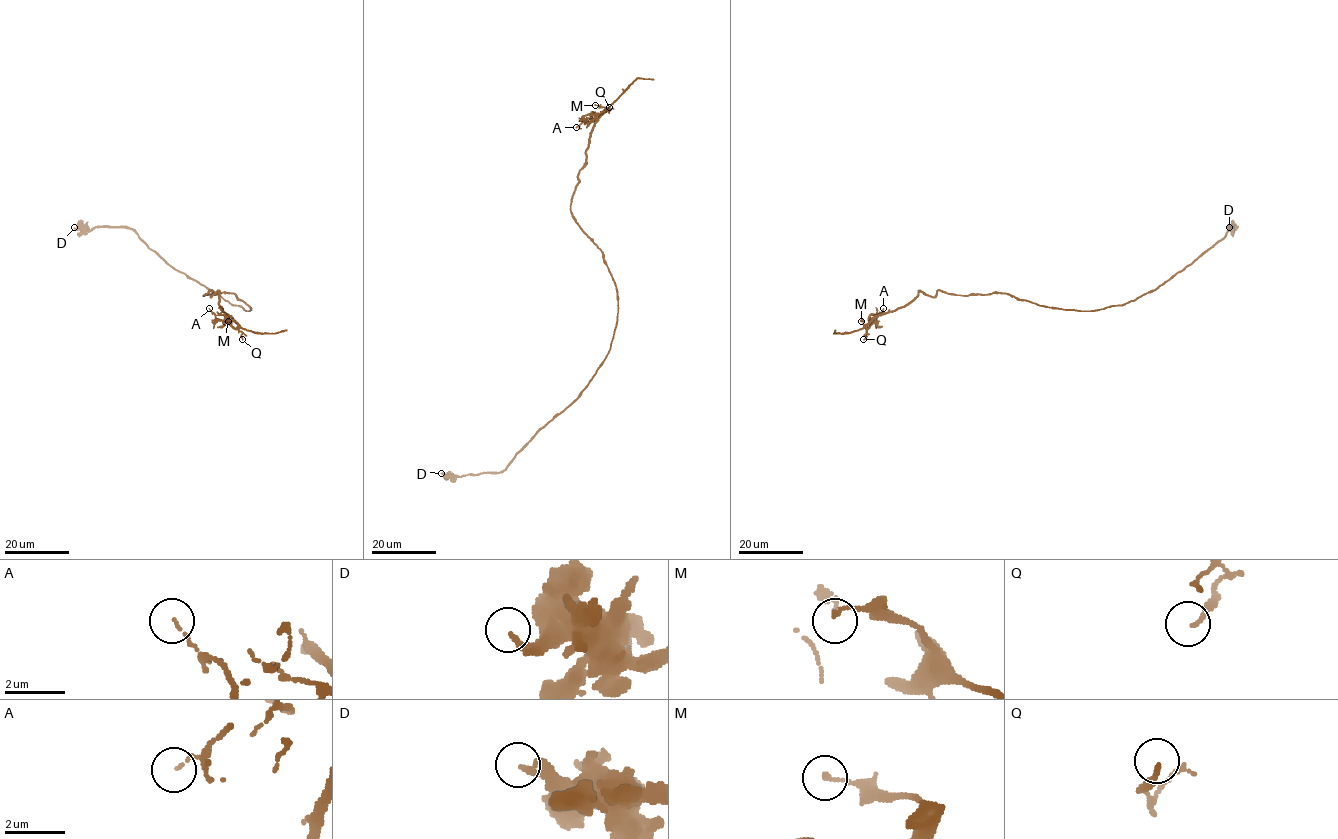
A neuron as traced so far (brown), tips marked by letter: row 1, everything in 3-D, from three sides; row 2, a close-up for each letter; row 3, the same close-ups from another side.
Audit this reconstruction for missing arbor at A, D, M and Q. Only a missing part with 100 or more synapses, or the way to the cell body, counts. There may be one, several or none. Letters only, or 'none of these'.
none of these

